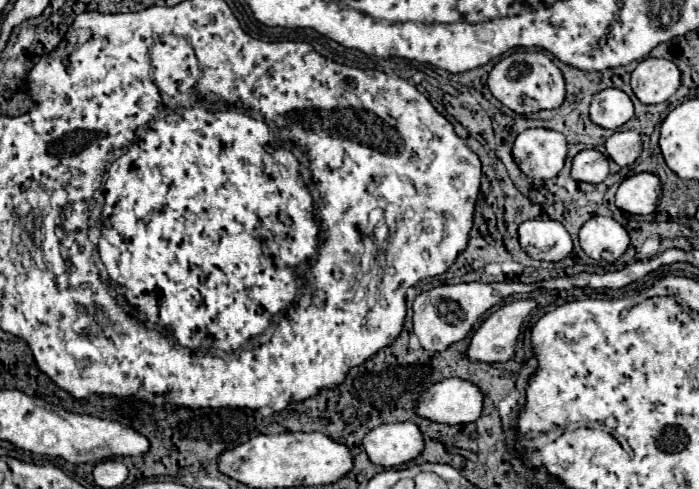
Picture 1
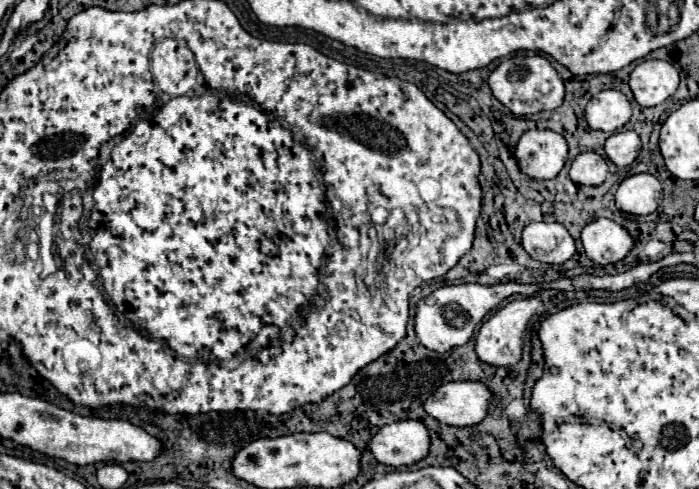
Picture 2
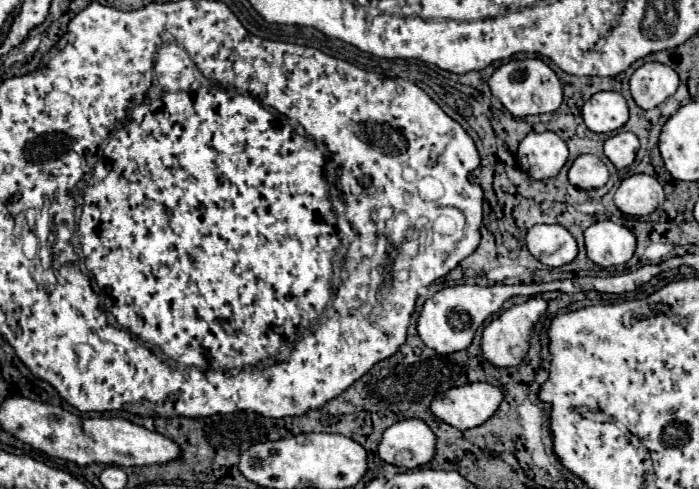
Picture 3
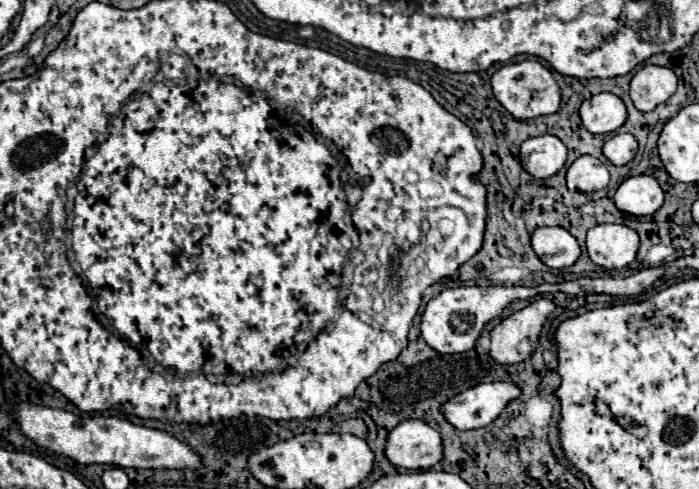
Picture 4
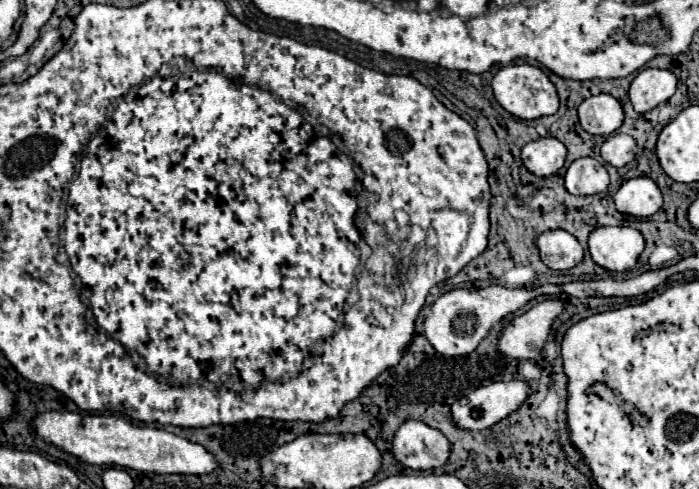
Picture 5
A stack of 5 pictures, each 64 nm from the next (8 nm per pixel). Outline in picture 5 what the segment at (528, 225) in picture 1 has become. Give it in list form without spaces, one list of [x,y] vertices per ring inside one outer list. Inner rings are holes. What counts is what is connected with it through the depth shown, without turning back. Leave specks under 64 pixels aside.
[[[546,230],[536,238],[542,262],[552,270],[570,270],[582,262],[580,242],[566,230]]]

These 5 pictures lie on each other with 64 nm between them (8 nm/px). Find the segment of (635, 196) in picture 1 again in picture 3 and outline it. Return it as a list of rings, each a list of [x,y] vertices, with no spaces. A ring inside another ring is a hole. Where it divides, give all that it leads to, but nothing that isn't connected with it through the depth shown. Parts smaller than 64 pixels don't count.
[[[634,174],[622,180],[620,188],[614,194],[614,202],[624,214],[646,216],[664,202],[664,190],[654,176]]]

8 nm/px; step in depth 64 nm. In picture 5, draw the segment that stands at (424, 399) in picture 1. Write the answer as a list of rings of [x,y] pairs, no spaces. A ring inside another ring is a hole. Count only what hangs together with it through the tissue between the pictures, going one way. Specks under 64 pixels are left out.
[[[492,382],[458,398],[450,406],[452,420],[464,430],[484,430],[514,412],[526,398],[526,382]]]

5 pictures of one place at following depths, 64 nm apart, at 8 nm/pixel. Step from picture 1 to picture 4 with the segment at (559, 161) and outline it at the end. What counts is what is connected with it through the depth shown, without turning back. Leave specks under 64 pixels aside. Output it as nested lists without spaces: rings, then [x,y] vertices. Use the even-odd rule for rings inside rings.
[[[542,134],[522,142],[520,146],[520,162],[522,168],[534,178],[550,178],[554,176],[566,162],[568,150],[558,136]]]

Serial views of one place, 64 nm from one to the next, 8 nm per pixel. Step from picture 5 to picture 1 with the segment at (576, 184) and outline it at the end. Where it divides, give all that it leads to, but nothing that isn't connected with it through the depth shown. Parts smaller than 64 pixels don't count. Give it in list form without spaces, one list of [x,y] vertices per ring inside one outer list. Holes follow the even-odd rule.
[[[586,148],[582,152],[578,152],[572,160],[572,178],[578,182],[592,182],[598,184],[602,180],[606,180],[608,176],[608,158],[594,150],[594,148]]]

